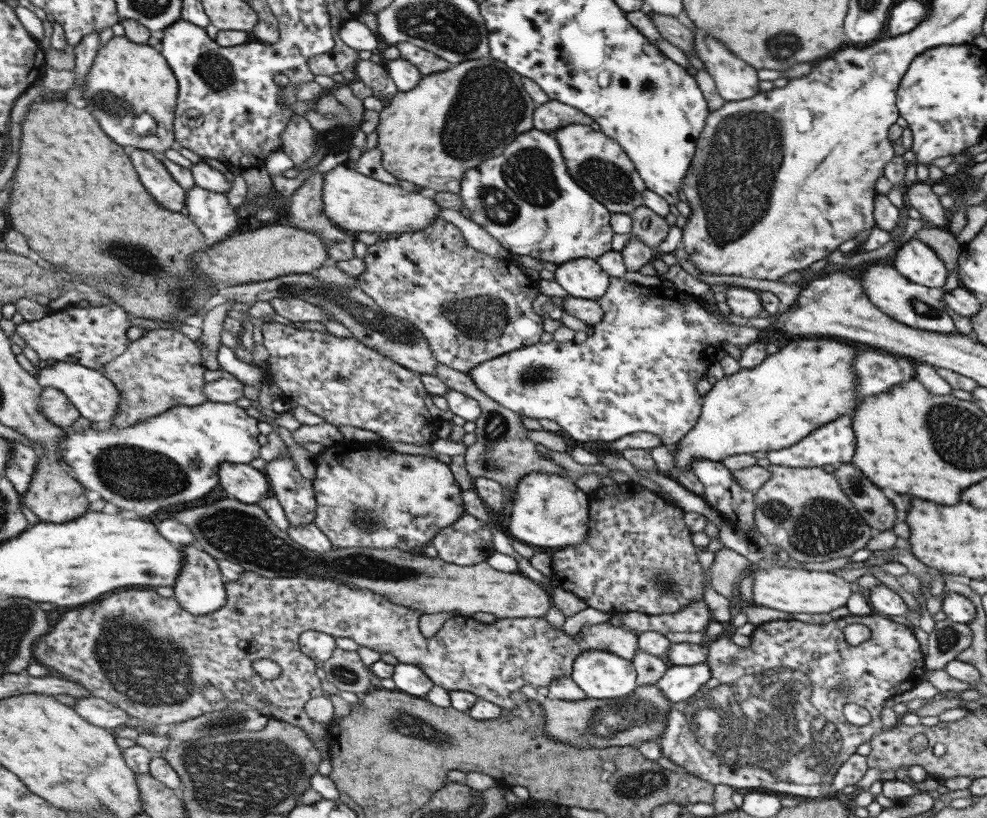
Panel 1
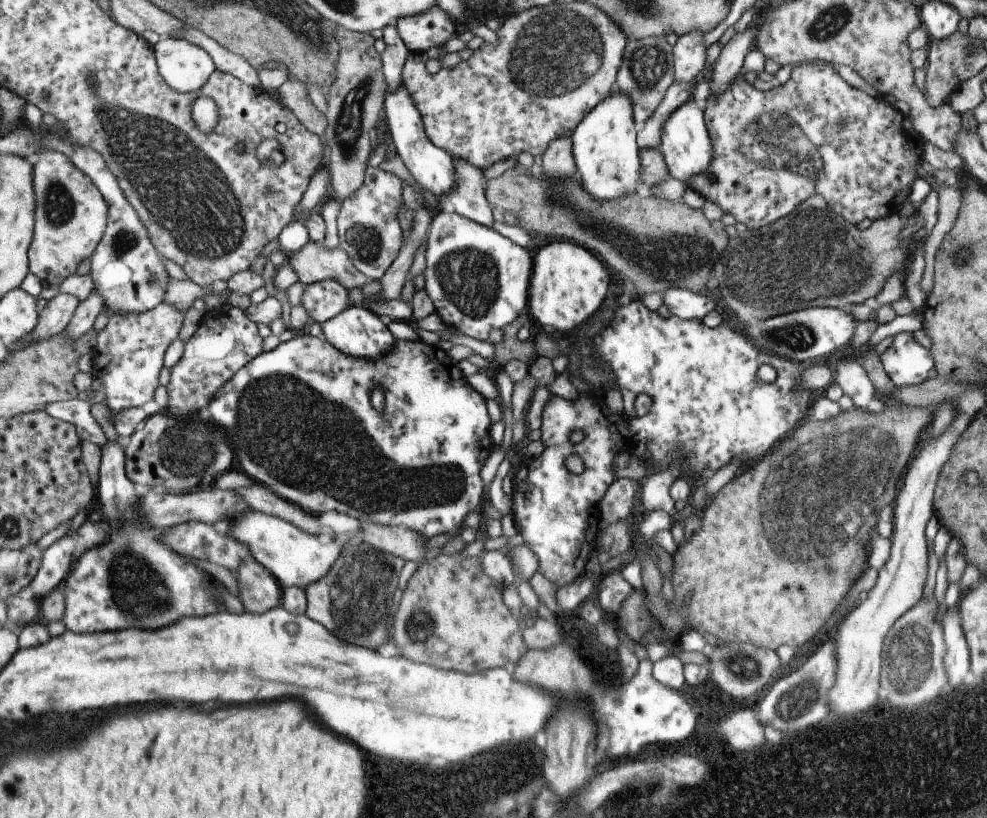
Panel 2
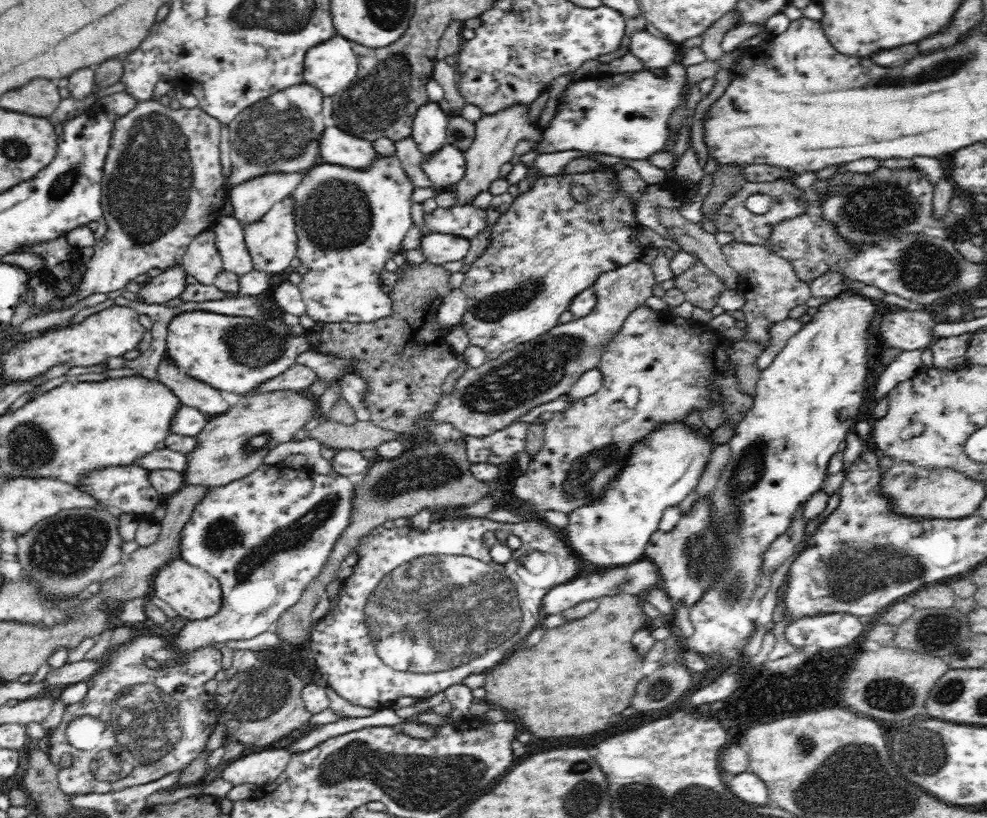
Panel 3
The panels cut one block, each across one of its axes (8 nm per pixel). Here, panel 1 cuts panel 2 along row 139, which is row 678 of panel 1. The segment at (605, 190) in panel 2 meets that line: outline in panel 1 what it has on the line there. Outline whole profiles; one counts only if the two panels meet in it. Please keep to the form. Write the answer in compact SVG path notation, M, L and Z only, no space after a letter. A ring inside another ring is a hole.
M584 649L571 666L571 680L589 699L629 696L636 688L632 662L611 652Z

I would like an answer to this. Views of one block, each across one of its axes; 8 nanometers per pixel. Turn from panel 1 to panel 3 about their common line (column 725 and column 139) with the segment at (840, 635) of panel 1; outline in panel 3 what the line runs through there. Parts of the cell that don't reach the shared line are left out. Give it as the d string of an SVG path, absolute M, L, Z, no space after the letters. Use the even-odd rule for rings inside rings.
M165 635L162 636L144 636L135 637L134 639L126 640L121 645L118 645L110 650L104 659L104 664L88 678L85 683L87 684L86 696L78 702L69 704L63 713L63 717L60 724L56 728L52 728L52 731L47 735L48 738L48 749L50 762L54 765L58 764L60 756L64 752L68 752L73 758L73 765L69 768L57 770L57 781L59 789L68 796L82 795L82 794L106 794L112 792L118 792L125 788L132 786L140 786L148 784L168 774L172 774L172 771L183 770L190 766L192 760L196 760L201 752L206 749L206 742L210 740L210 736L215 730L215 726L218 723L219 713L217 705L214 702L214 694L207 693L204 689L204 684L208 680L212 680L222 668L222 653L216 649L212 649L210 646L200 647L187 653L178 653L172 645L171 639ZM144 658L155 658L158 662L158 667L148 668L144 665Z

